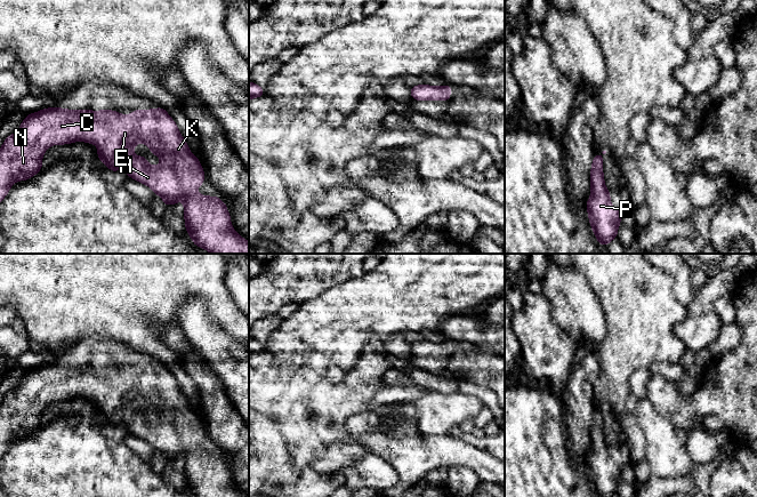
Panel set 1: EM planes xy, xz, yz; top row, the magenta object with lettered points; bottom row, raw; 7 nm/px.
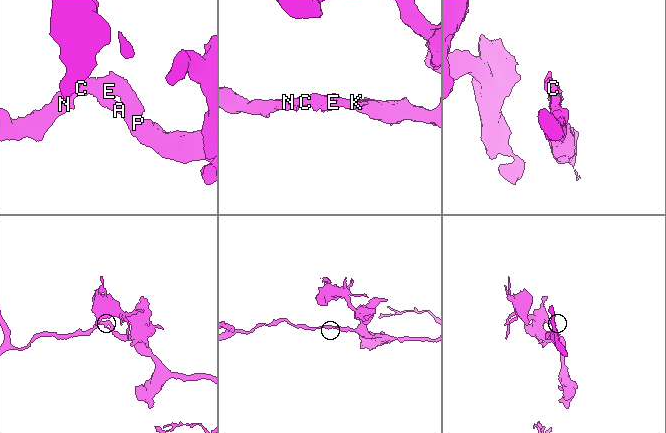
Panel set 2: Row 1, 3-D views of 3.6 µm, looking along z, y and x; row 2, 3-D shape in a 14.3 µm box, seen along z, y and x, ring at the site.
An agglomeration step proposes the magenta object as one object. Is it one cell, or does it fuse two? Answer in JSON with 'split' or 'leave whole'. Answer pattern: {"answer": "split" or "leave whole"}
{"answer": "leave whole"}

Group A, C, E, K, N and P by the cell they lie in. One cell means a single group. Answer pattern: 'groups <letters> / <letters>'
groups A C E K N P

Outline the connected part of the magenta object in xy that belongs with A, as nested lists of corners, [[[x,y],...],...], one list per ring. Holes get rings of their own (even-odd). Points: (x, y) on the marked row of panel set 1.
[[[47,107],[37,113],[25,117],[17,133],[8,136],[0,149],[0,202],[7,195],[16,181],[25,181],[38,174],[41,169],[41,161],[47,147],[55,144],[70,144],[83,141],[88,144],[97,144],[97,158],[108,167],[111,171],[123,169],[135,181],[150,186],[156,195],[161,197],[166,206],[171,206],[180,200],[184,201],[185,229],[196,247],[201,247],[211,254],[249,254],[249,242],[240,237],[231,225],[231,217],[226,205],[218,197],[200,195],[194,189],[202,186],[206,179],[204,171],[196,155],[190,153],[186,141],[182,137],[176,122],[169,117],[163,107],[153,110],[136,110],[130,115],[120,114],[116,111],[100,110],[96,113],[92,110],[65,110],[61,107]],[[137,143],[145,143],[158,158],[162,158],[158,167],[147,163],[142,155],[132,155]]]

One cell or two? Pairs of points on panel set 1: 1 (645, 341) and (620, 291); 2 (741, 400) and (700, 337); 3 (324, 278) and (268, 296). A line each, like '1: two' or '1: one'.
1: one
2: two
3: one

